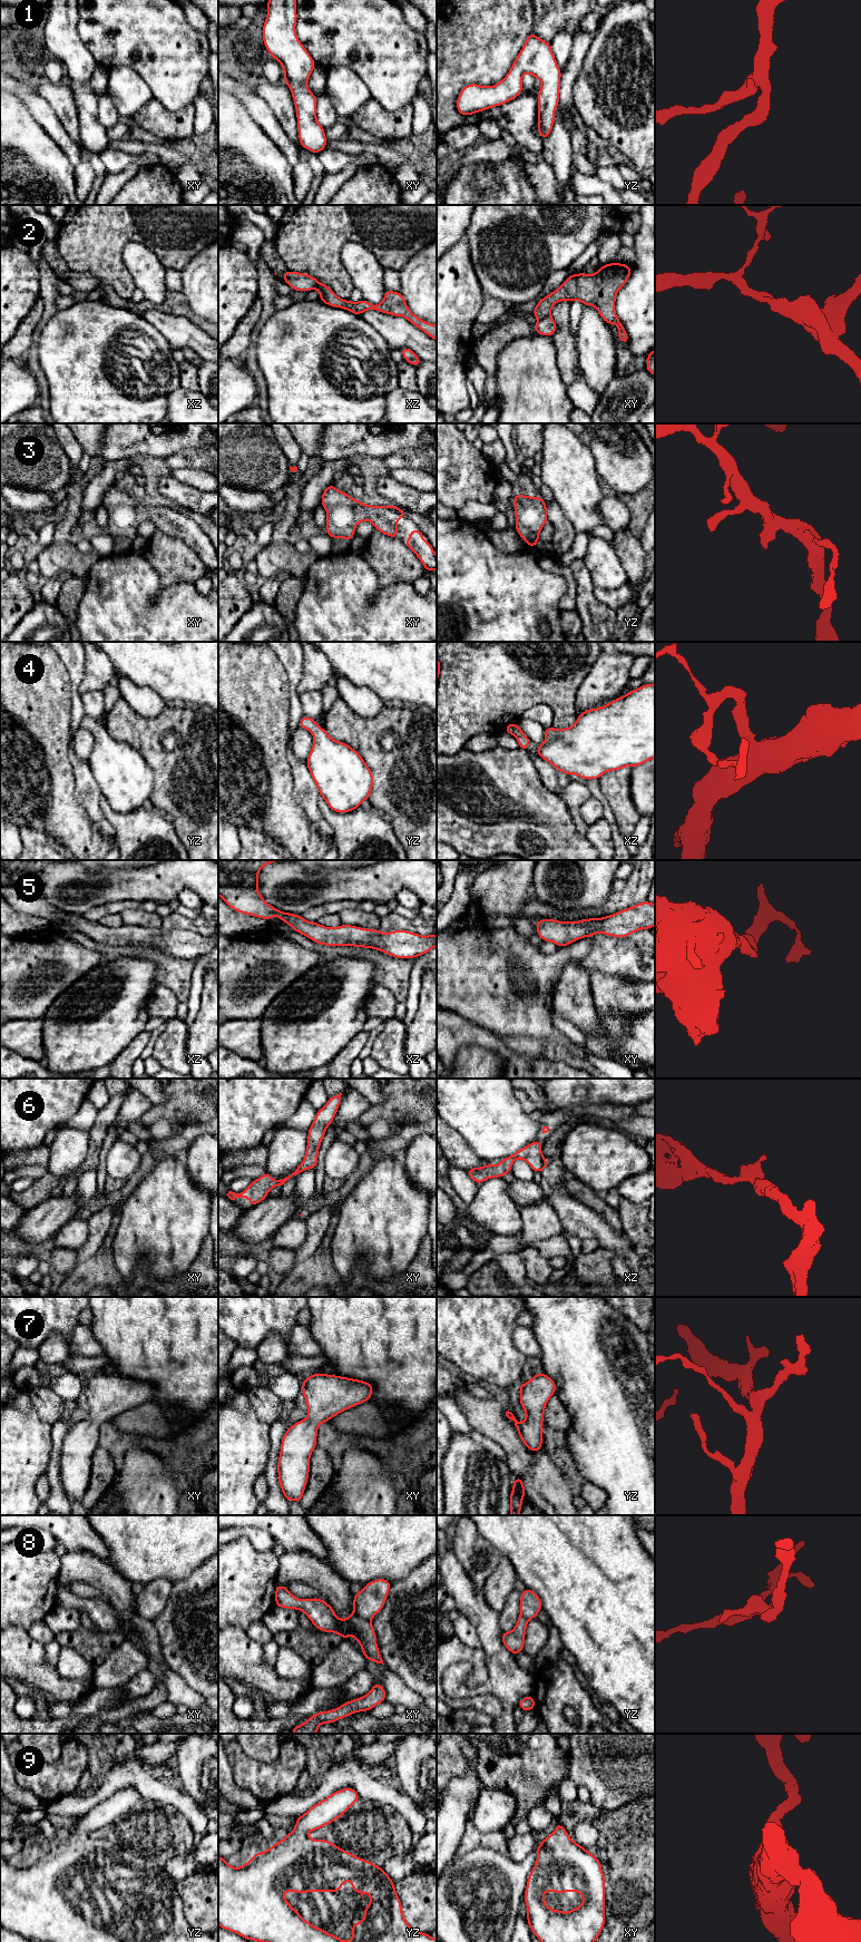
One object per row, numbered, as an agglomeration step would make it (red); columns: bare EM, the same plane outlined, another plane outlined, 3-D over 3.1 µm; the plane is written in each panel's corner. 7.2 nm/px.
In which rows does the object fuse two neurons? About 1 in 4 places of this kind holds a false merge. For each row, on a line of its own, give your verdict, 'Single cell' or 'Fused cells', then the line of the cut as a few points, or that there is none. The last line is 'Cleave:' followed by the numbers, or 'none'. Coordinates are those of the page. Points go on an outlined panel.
1: Single cell. No split
2: Fused cells. Split along xy (549, 314), (538, 320)
3: Single cell. No split
4: Single cell. No split
5: Single cell. No split
6: Single cell. No split
7: Single cell. No split
8: Fused cells. Split along xy (353, 1612), (370, 1621)
9: Single cell. No split
Cleave: 2, 8

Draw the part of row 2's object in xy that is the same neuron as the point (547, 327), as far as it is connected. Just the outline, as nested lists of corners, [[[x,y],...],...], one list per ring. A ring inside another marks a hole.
[[[550,315],[538,320],[538,322],[535,324],[535,331],[540,335],[552,336],[556,330],[557,324]]]

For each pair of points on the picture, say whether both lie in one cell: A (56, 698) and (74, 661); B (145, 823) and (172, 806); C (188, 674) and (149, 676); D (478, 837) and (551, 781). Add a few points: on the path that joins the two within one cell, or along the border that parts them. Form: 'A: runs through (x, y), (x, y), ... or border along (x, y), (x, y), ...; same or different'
A: border along (56, 653), (67, 671), (70, 681), (71, 699); different
B: border along (158, 810), (172, 821), (175, 829); different
C: runs through (178, 674), (159, 676); same
D: border along (532, 762), (541, 782), (557, 794); different

